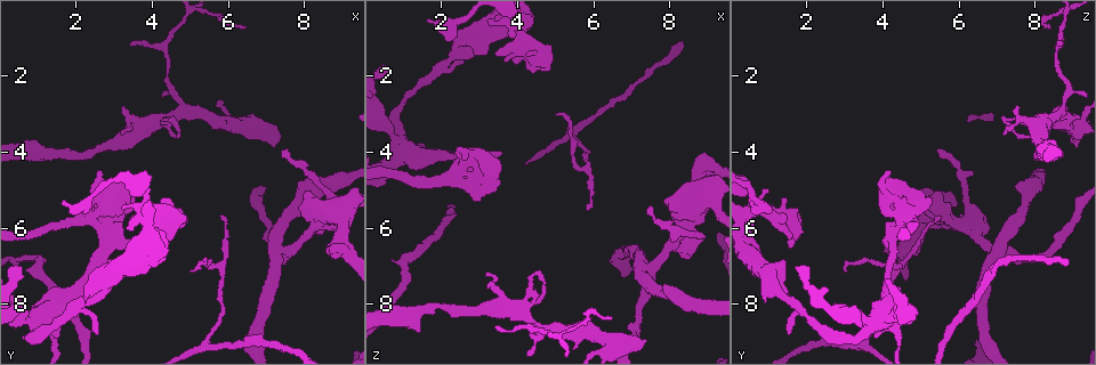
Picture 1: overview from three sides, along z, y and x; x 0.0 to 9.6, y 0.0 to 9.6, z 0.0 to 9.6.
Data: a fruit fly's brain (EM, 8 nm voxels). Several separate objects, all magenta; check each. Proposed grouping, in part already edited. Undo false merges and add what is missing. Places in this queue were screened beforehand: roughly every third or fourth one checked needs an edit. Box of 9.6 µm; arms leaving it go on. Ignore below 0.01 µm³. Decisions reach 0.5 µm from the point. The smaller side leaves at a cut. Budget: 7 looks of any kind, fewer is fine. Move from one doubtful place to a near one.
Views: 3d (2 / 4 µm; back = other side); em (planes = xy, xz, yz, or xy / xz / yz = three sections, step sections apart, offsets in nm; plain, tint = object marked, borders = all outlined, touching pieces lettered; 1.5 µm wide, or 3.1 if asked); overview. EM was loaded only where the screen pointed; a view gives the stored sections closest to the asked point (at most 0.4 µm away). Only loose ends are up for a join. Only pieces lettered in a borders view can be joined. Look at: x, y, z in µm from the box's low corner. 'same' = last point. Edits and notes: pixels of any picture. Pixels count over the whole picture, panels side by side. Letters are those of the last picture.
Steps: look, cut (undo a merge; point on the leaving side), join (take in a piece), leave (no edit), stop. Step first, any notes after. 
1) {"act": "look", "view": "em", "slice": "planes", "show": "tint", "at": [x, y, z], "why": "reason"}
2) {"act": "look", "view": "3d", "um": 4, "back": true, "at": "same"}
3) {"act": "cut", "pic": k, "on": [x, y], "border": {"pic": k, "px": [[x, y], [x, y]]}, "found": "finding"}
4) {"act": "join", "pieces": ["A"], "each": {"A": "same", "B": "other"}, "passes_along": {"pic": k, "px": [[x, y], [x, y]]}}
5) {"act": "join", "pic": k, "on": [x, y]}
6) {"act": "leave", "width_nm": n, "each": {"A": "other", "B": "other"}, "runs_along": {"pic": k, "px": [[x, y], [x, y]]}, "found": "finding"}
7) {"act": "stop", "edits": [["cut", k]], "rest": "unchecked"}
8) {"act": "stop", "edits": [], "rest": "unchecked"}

{"act": "look", "view": "3d", "um": 2, "at": [2.60, 4.45, 4.20], "why": "stops while still wide"}

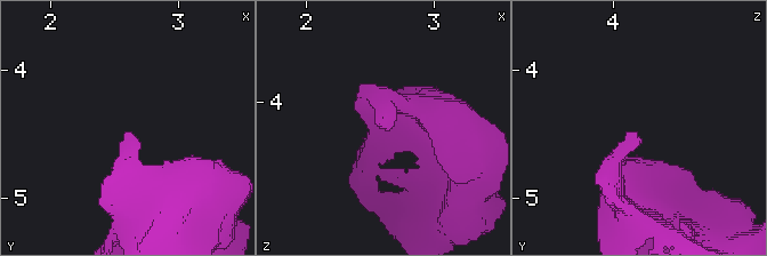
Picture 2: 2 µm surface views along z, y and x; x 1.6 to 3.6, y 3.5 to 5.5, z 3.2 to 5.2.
{"act": "look", "view": "em", "slice": "planes", "show": "borders", "at": [2.58, 4.48, 4.14]}

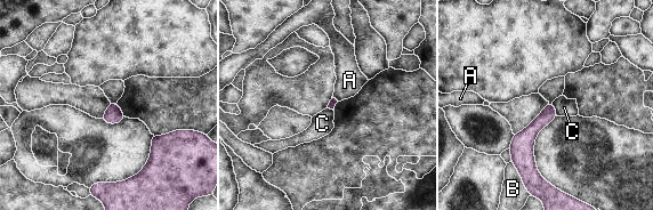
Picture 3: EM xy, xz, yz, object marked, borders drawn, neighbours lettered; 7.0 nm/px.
{"act": "leave", "each": {"A": "other", "B": "other", "C": "other"}, "found": "none of them fits"}

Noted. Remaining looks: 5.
{"act": "look", "view": "3d", "um": 2, "at": [3.80, 3.35, 8.10], "why": "four arms meet"}

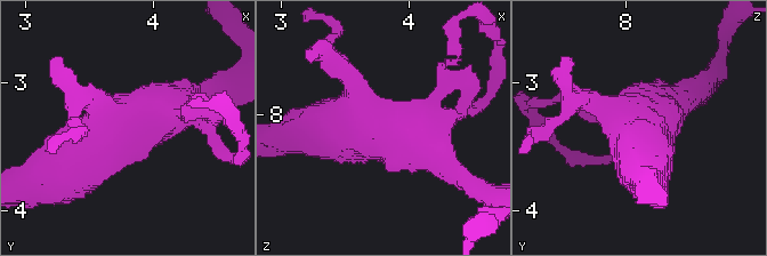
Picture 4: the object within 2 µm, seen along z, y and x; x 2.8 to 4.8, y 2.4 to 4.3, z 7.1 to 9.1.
{"act": "look", "view": "em", "slice": "xz", "step": 8, "show": "tint", "at": [3.76, 3.34, 8.12]}

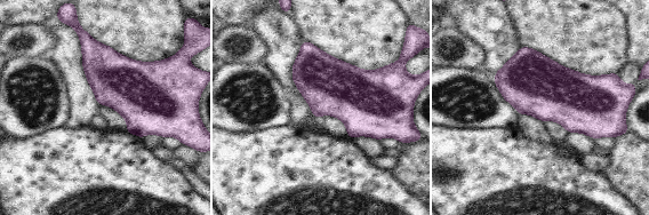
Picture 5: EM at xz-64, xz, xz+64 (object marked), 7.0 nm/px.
{"act": "look", "view": "em", "slice": "planes", "show": "borders", "at": "same", "why": "cut it another way"}

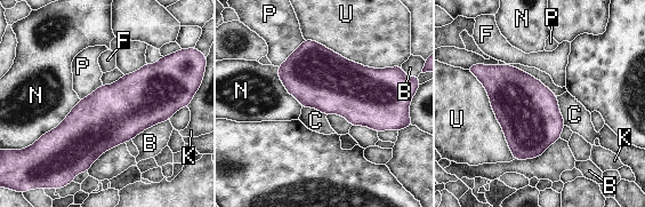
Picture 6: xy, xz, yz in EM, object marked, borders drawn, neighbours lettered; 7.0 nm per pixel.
{"act": "leave", "width_nm": 420, "each": {"B": "other", "C": "other", "F": "other", "K": "other", "N": "other", "P": "other", "U": "other"}, "border": {"pic": 6, "px": [[305, 39], [367, 66], [401, 66]]}, "found": "one cell here"}

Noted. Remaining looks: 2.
{"act": "look", "view": "em", "slice": "xz", "step": 8, "show": "borders", "at": [7.40, 3.65, 9.00], "why": "an open end"}

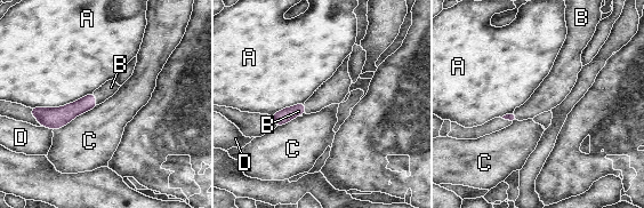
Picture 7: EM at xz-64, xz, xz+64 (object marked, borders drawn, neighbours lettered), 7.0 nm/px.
{"act": "join", "pieces": ["B"], "longest_contact_nm": ["A", 460], "each": {"A": "other", "B": "same", "C": "other", "D": "other"}, "passes_along": {"pic": 7, "px": [[65, 114], [95, 98], [111, 87]]}, "found": "the cell continues"}

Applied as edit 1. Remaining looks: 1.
{"act": "stop", "edits": [["join", 7]], "rest": "unchecked"}

